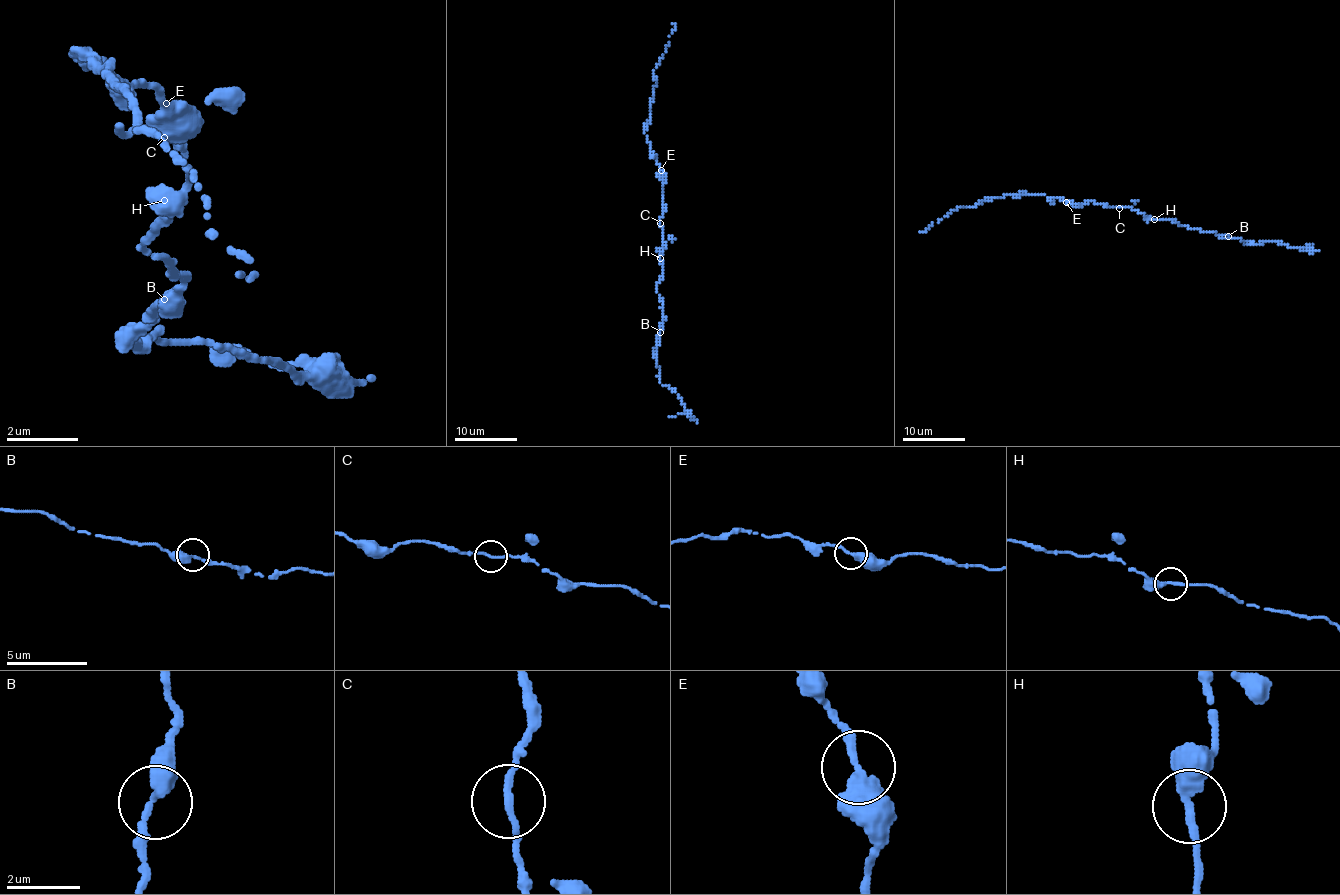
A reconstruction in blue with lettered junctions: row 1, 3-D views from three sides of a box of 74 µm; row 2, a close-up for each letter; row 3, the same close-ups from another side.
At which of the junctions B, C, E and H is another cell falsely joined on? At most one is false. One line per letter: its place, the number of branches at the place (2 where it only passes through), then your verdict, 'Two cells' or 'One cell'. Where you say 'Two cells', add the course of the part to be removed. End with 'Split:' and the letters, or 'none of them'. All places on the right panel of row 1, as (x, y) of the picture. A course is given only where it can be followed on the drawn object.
B: Place: (1228, 236). Branches: 2. One cell
C: Place: (1119, 208). Branches: 2. One cell
E: Place: (1066, 202). Branches: 2. One cell
H: Place: (1154, 219). Branches: 2. One cell
Split: none of them

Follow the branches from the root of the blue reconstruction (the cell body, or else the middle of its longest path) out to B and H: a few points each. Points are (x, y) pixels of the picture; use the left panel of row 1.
B: (164, 137), (182, 146), (191, 173), (137, 245), (182, 272), (164, 299)
H: (164, 137), (173, 137), (182, 146), (182, 164), (191, 173), (164, 200)

